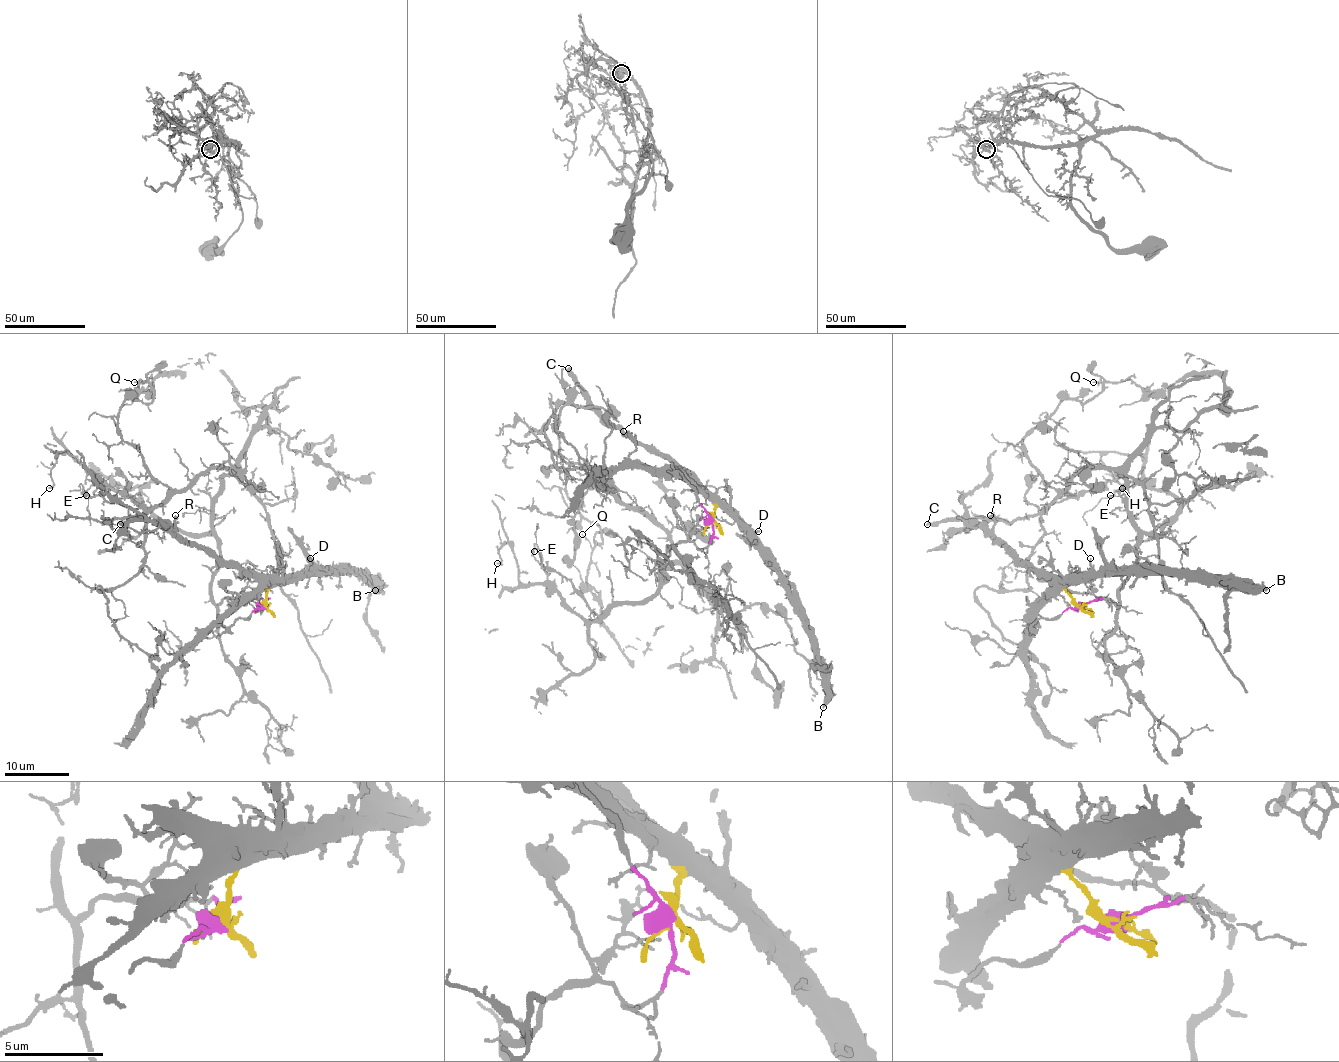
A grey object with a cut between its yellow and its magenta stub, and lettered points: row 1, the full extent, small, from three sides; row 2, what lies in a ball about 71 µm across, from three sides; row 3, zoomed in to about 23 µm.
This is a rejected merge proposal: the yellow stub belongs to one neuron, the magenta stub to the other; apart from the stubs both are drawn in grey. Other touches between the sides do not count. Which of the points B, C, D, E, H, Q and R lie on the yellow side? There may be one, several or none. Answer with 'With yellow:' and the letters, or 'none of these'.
With yellow: B, C, D, R

